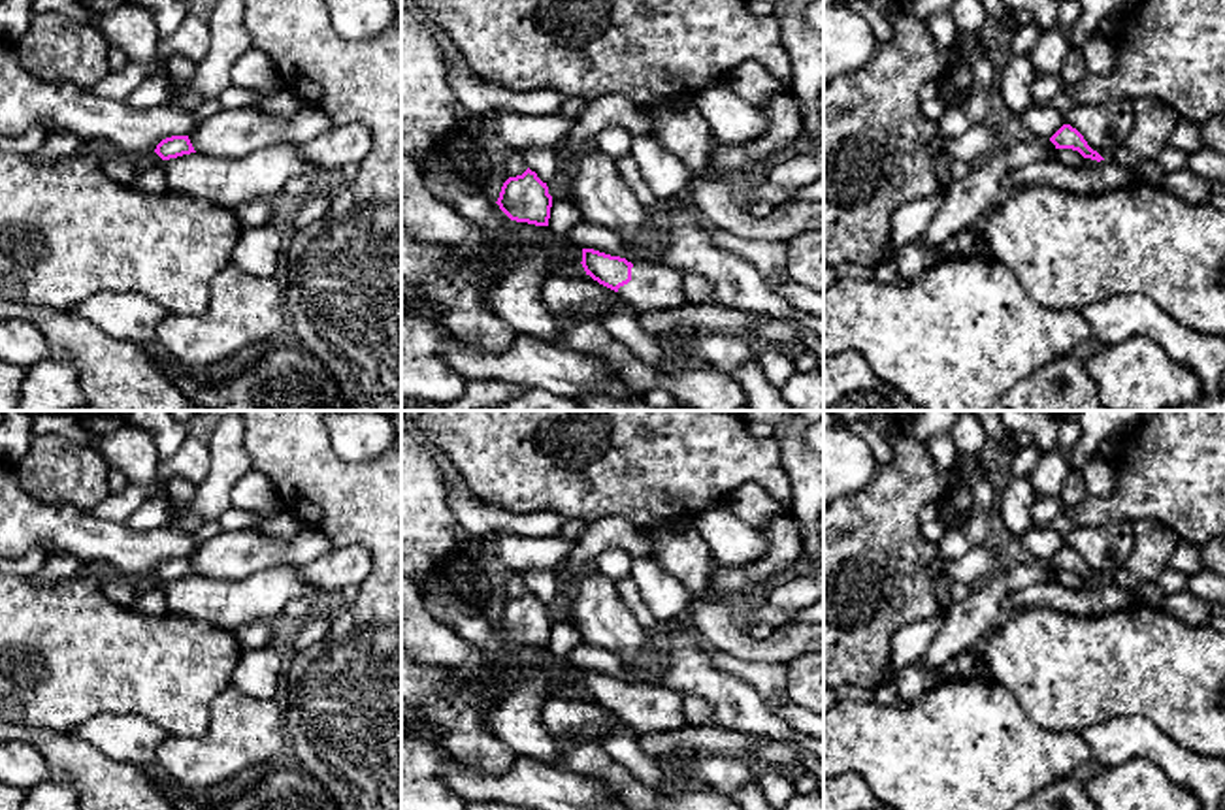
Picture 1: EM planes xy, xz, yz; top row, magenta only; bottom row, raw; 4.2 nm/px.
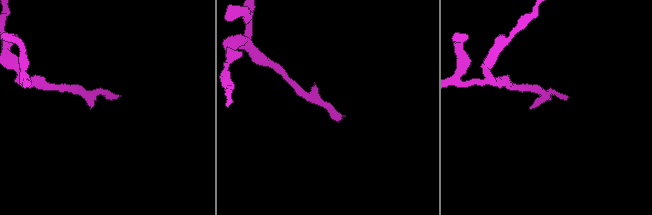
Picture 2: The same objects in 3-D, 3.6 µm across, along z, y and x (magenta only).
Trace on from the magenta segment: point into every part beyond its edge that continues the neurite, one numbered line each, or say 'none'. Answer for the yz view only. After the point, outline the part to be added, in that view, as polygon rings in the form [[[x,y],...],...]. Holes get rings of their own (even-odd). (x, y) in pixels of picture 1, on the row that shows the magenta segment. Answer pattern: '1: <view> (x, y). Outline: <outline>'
none

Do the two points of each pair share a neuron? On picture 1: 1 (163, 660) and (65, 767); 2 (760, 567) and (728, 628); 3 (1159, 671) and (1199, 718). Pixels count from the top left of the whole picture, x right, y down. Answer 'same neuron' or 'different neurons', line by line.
1: different neurons
2: different neurons
3: same neuron

